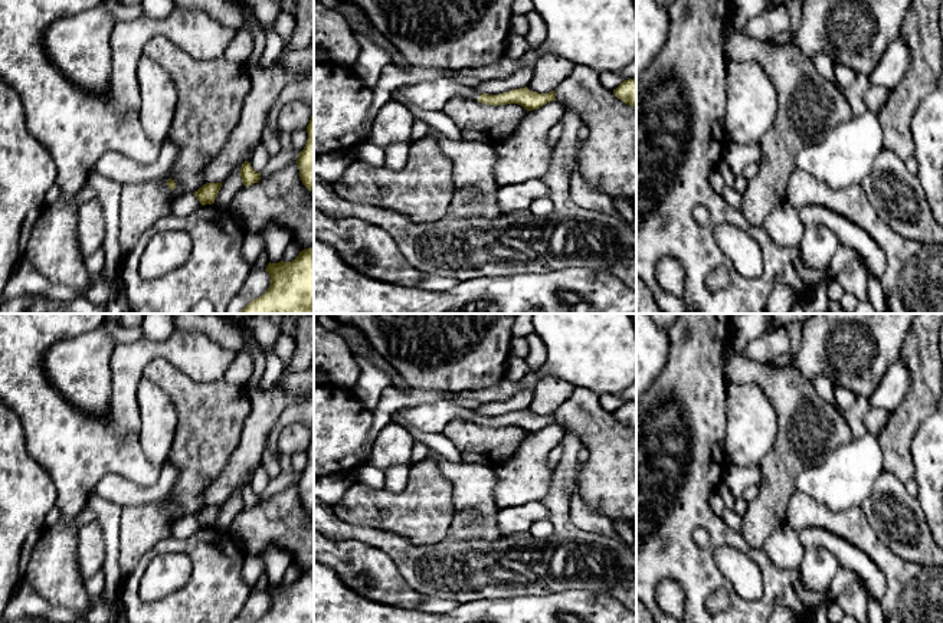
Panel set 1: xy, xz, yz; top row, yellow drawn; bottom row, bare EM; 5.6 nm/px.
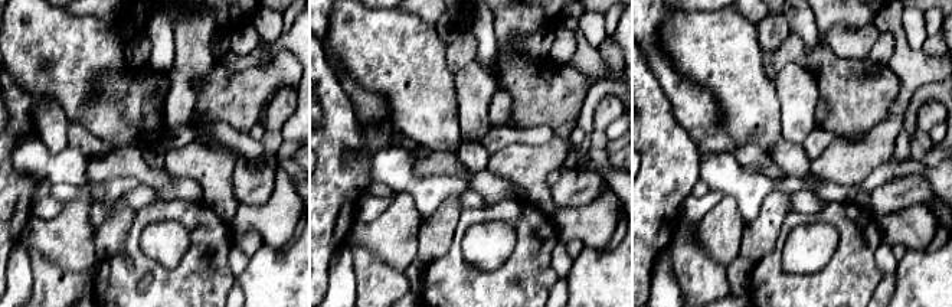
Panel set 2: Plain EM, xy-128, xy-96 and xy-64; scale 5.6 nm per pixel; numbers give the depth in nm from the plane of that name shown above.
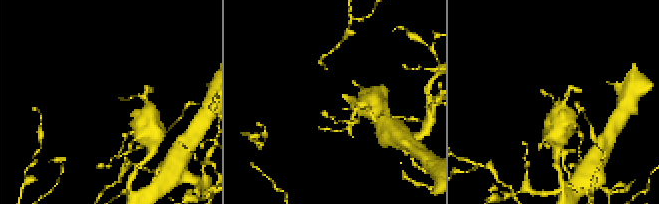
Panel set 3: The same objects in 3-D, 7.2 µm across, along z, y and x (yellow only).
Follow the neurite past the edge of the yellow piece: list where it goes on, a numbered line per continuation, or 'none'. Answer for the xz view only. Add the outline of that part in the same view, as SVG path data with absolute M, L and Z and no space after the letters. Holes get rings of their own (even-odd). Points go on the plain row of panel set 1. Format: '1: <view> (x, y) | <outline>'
1: xz (431, 417) | M443 399L436 403L399 409L392 417L399 417L423 433L442 433L452 419L462 417L478 423L481 414Z

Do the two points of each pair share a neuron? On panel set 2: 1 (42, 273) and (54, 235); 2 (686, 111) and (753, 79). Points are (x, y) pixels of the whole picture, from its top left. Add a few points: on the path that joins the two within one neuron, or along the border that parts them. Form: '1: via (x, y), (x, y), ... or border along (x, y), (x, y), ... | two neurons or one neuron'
1: border along (29, 248), (38, 250), (61, 267), (78, 271) | two neurons
2: border along (687, 78), (712, 94), (726, 130) | two neurons

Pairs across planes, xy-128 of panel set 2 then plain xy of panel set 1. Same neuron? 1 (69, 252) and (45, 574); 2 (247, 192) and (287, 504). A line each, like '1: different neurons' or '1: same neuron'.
1: different neurons
2: same neuron

